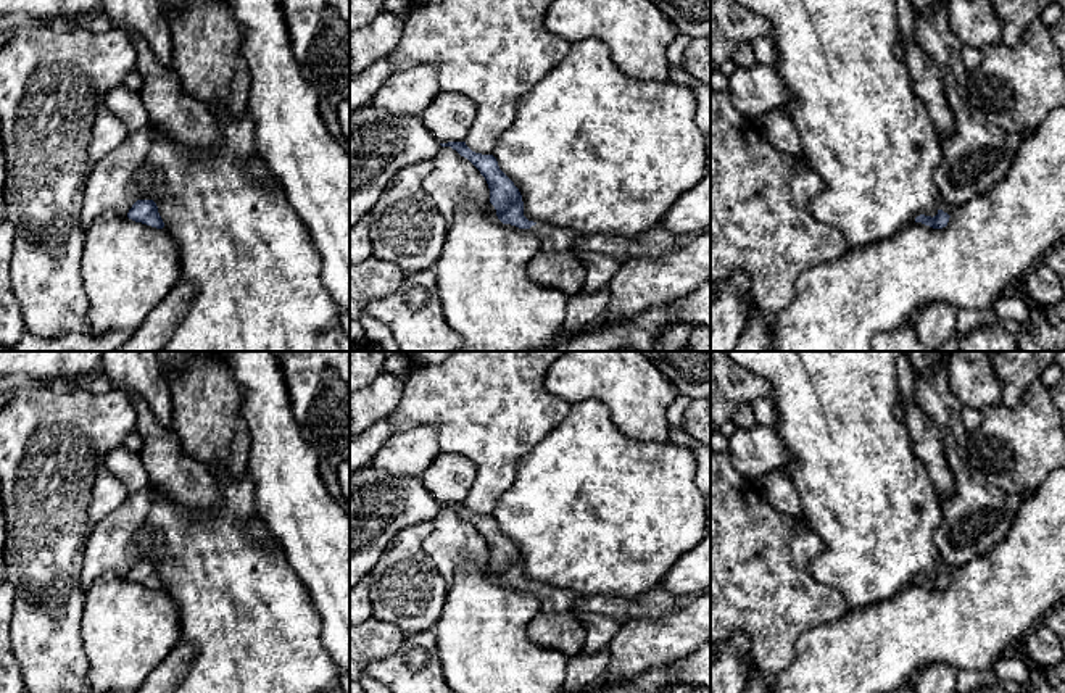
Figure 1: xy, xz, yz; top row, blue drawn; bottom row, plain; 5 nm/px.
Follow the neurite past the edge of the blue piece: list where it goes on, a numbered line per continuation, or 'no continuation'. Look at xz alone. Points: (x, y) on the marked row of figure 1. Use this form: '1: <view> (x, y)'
1: xz (601, 268)

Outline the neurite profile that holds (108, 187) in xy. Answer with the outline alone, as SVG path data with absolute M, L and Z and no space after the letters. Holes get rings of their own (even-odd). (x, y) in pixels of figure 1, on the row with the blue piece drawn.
M148 127L131 132L124 142L106 153L85 181L85 193L81 208L81 224L87 229L103 213L127 216L139 200L134 189L153 189L163 177L148 166L147 156L151 145Z

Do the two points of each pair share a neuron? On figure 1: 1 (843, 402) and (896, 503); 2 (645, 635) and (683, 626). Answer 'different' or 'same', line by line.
1: same
2: same

